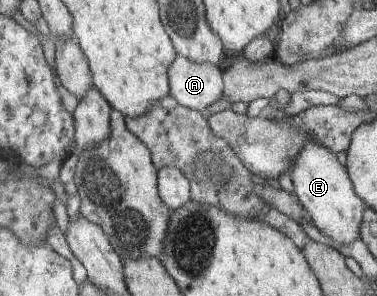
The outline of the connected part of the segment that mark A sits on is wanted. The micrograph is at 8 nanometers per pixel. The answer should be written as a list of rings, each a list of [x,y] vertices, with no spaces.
[[[178,55],[168,75],[171,96],[186,108],[204,115],[208,106],[223,98],[223,72],[216,64],[198,64]]]

